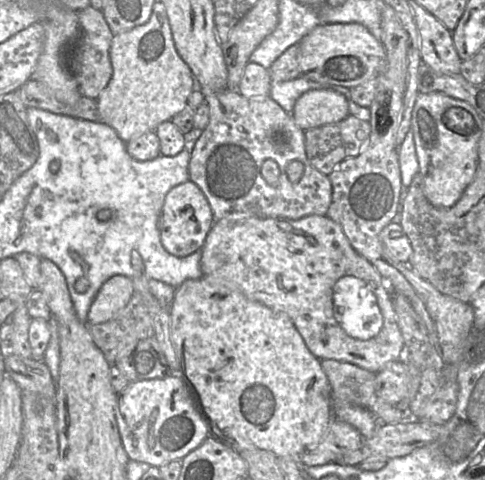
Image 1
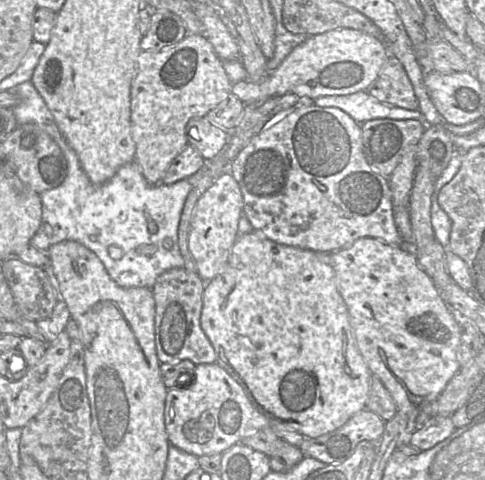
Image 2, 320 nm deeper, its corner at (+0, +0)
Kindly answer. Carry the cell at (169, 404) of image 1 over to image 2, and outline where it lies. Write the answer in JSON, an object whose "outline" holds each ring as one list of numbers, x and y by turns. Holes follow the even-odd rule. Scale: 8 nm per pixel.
{"outline":[[216,362,197,365,188,385,168,389,164,421,170,445,197,457,223,453,246,436,265,428,272,429,283,441,299,448,304,439,301,433,280,422,270,421,256,409,241,385]]}

